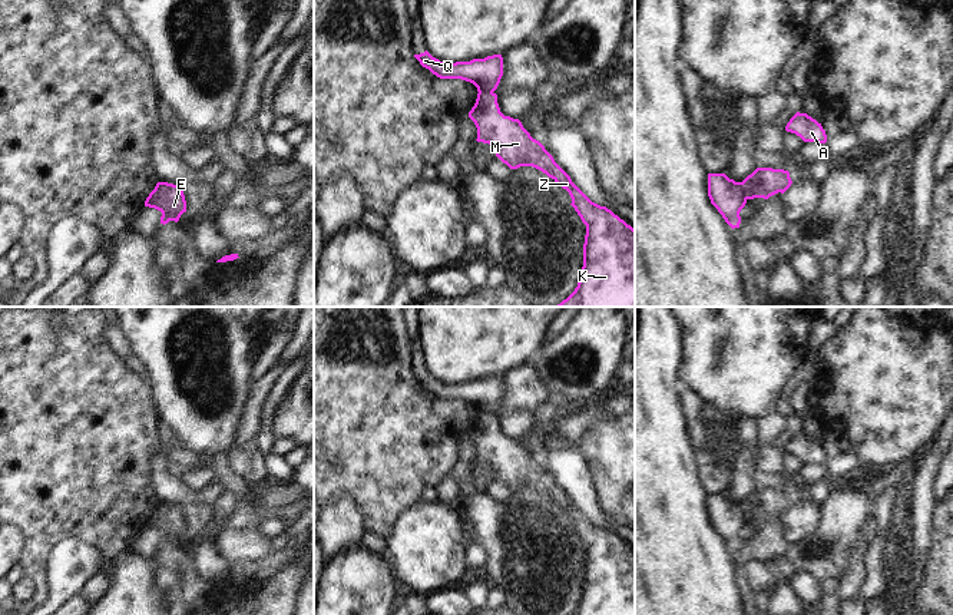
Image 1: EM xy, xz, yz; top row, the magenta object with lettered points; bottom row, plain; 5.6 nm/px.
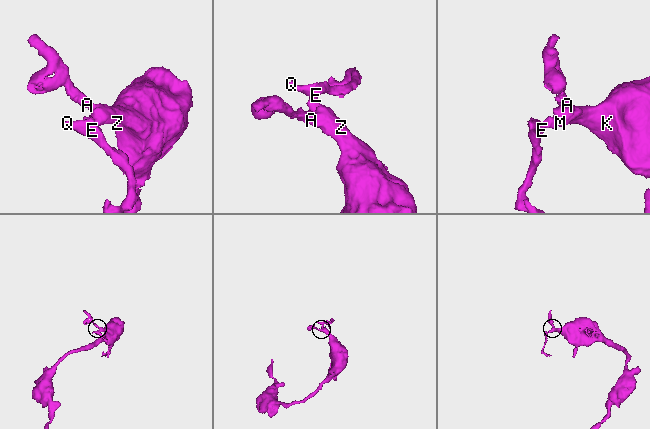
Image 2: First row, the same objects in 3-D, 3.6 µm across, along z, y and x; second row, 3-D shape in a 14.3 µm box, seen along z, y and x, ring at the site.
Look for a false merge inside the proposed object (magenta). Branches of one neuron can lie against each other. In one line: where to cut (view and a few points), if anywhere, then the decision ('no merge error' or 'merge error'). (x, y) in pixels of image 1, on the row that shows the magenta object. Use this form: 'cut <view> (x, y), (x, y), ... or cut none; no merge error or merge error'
cut yz (740, 182), (748, 198); merge error

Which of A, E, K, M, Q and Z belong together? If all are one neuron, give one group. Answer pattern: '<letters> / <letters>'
A K M Z / E Q

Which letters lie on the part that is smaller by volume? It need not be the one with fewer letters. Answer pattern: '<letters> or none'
E, Q

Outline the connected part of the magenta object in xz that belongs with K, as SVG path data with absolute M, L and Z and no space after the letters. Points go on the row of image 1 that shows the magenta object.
M477 93L469 118L477 128L476 140L492 145L510 169L533 166L566 189L586 225L578 287L556 307L635 307L635 229L592 202L519 119L500 112L496 93Z

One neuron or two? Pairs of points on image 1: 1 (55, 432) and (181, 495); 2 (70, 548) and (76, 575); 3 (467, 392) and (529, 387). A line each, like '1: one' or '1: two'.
1: two
2: one
3: two

